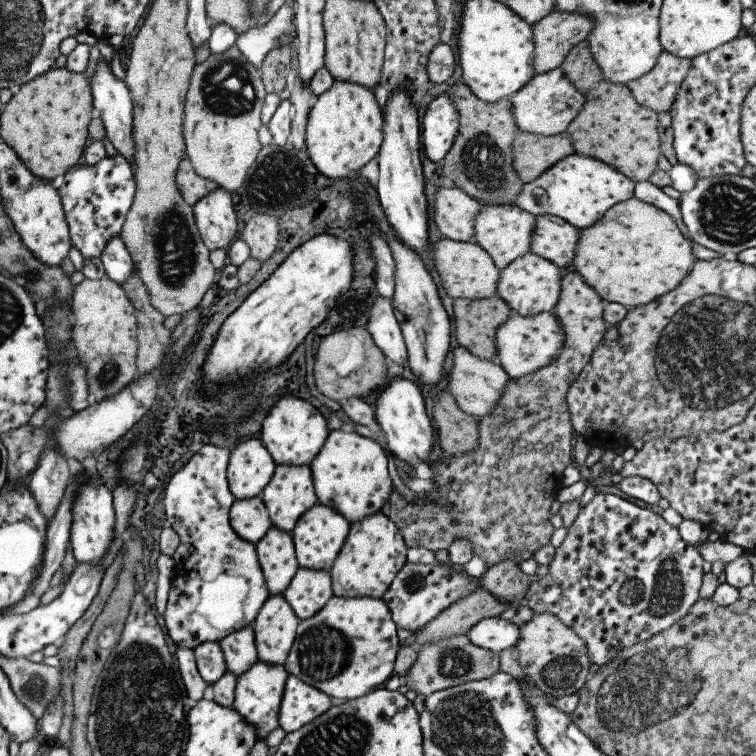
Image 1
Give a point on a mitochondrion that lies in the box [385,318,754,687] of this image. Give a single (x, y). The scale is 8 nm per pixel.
(667, 593)

